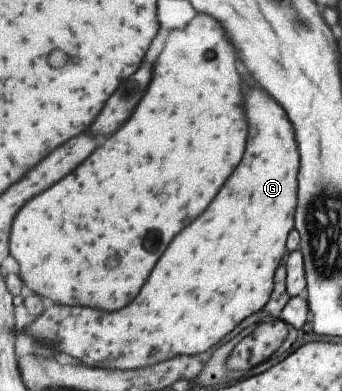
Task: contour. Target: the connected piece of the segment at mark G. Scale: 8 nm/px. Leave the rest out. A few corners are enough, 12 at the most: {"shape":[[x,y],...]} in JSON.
{"shape":[[245,95],[245,153],[119,311],[51,305],[23,335],[83,365],[211,351],[259,311],[299,155]]}

